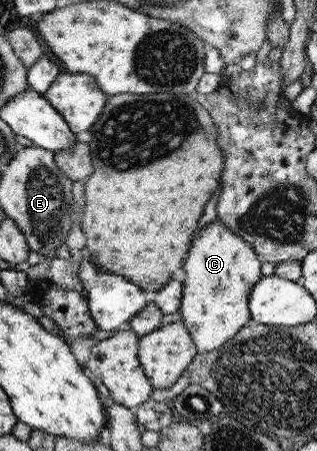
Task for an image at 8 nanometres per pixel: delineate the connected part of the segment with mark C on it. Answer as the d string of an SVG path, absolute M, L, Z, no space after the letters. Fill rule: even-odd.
M219 218L197 230L189 262L182 266L182 301L180 314L192 335L192 342L200 353L218 350L241 327L253 323L249 311L249 292L261 280L260 259L243 238L229 230Z

